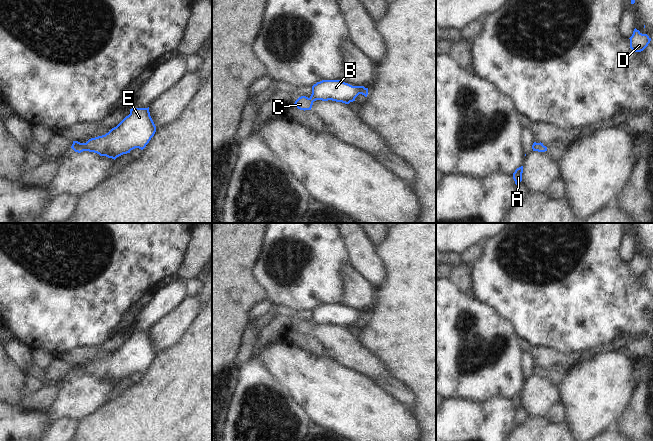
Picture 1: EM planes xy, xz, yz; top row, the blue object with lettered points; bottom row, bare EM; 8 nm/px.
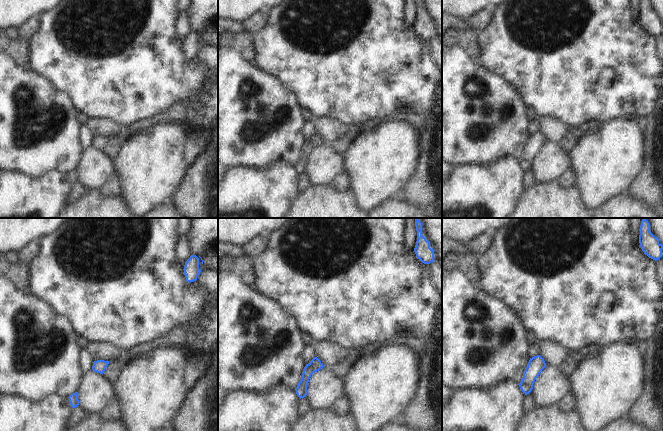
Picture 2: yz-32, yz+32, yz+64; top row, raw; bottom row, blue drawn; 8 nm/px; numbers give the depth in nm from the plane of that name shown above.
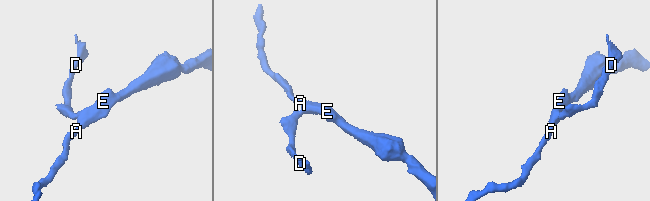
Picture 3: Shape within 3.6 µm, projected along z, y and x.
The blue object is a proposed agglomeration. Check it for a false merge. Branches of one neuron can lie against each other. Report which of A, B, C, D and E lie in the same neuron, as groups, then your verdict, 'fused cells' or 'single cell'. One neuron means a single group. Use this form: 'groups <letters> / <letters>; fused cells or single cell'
groups A B C D E; single cell

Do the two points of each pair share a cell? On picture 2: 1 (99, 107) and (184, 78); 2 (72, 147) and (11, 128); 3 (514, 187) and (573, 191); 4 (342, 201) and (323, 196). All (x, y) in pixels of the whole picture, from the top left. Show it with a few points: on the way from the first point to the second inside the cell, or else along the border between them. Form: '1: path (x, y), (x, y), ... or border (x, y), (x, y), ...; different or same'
1: path (120, 86), (128, 78), (163, 78); same
2: path (57, 146), (45, 134), (33, 128), (26, 128); same
3: border (525, 189), (515, 207); different
4: path (337, 201), (328, 201); same

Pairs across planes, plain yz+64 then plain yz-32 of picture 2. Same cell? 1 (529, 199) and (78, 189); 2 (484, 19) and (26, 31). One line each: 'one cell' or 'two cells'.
1: two cells
2: one cell

